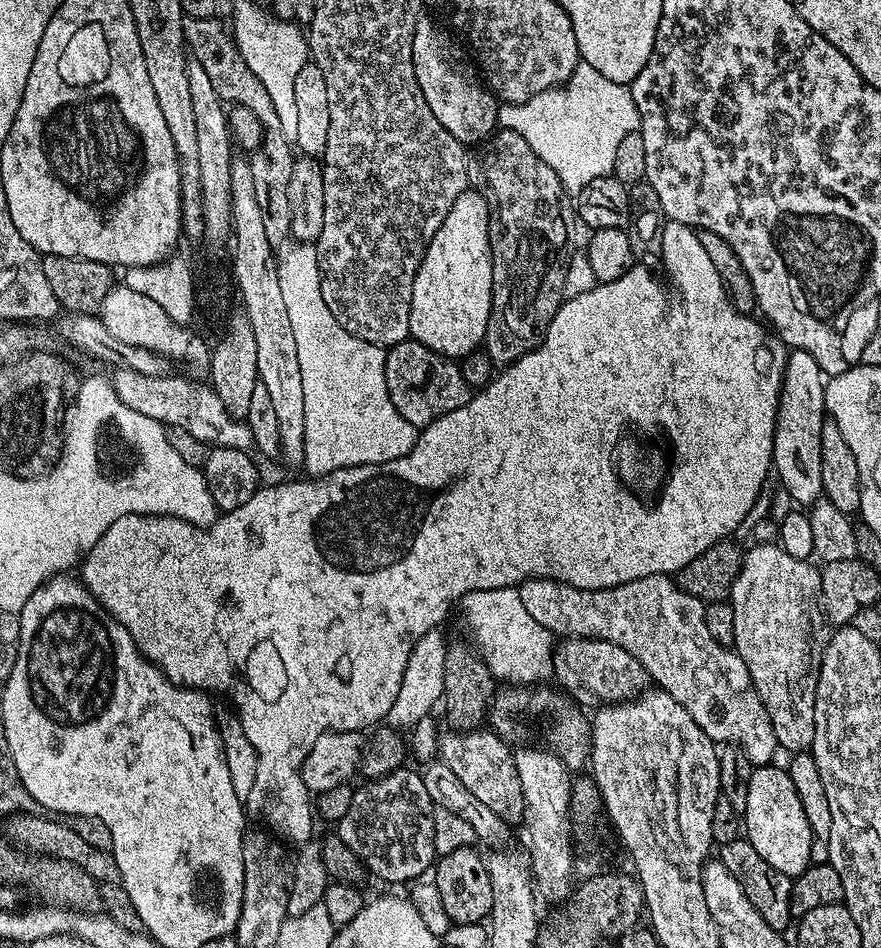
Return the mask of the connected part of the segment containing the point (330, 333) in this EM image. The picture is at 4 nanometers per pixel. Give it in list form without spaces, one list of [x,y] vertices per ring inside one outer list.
[[[299,242],[285,247],[276,269],[302,365],[302,402],[306,402],[303,471],[315,478],[350,466],[381,464],[405,456],[416,445],[418,429],[390,402],[384,381],[385,349],[350,334],[330,314],[330,306],[322,298],[315,247]]]

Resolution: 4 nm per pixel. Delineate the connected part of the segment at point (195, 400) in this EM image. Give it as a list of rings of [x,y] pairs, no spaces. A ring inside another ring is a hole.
[[[123,366],[115,369],[116,376],[111,377],[112,385],[116,387],[118,398],[130,410],[138,410],[138,414],[146,414],[146,418],[154,418],[159,424],[168,428],[187,430],[194,434],[198,442],[217,448],[252,448],[252,434],[243,419],[231,416],[222,406],[222,398],[212,391],[211,387],[202,388],[190,380],[180,376],[165,374],[163,376],[147,376],[138,374],[138,370],[130,370]]]

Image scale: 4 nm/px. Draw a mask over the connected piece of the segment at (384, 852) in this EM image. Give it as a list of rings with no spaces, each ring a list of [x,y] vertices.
[[[402,766],[377,780],[368,780],[353,791],[350,810],[338,825],[338,835],[357,855],[365,869],[388,884],[403,880],[416,882],[424,871],[435,865],[438,857],[434,846],[434,805],[420,772]]]

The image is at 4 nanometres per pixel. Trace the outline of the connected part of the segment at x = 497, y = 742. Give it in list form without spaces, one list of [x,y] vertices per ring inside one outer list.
[[[448,730],[439,737],[439,763],[445,764],[478,802],[490,806],[490,810],[505,822],[519,821],[525,813],[514,752],[508,748],[511,748],[509,741],[491,730]]]

